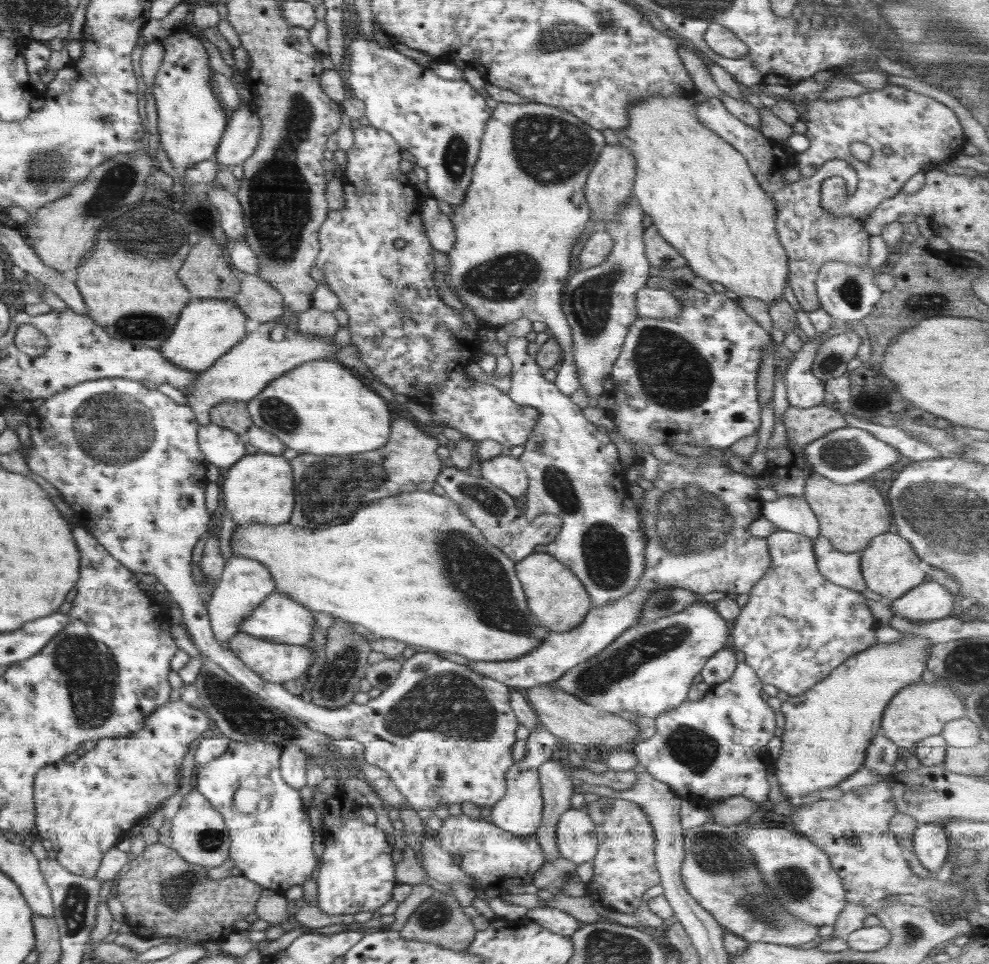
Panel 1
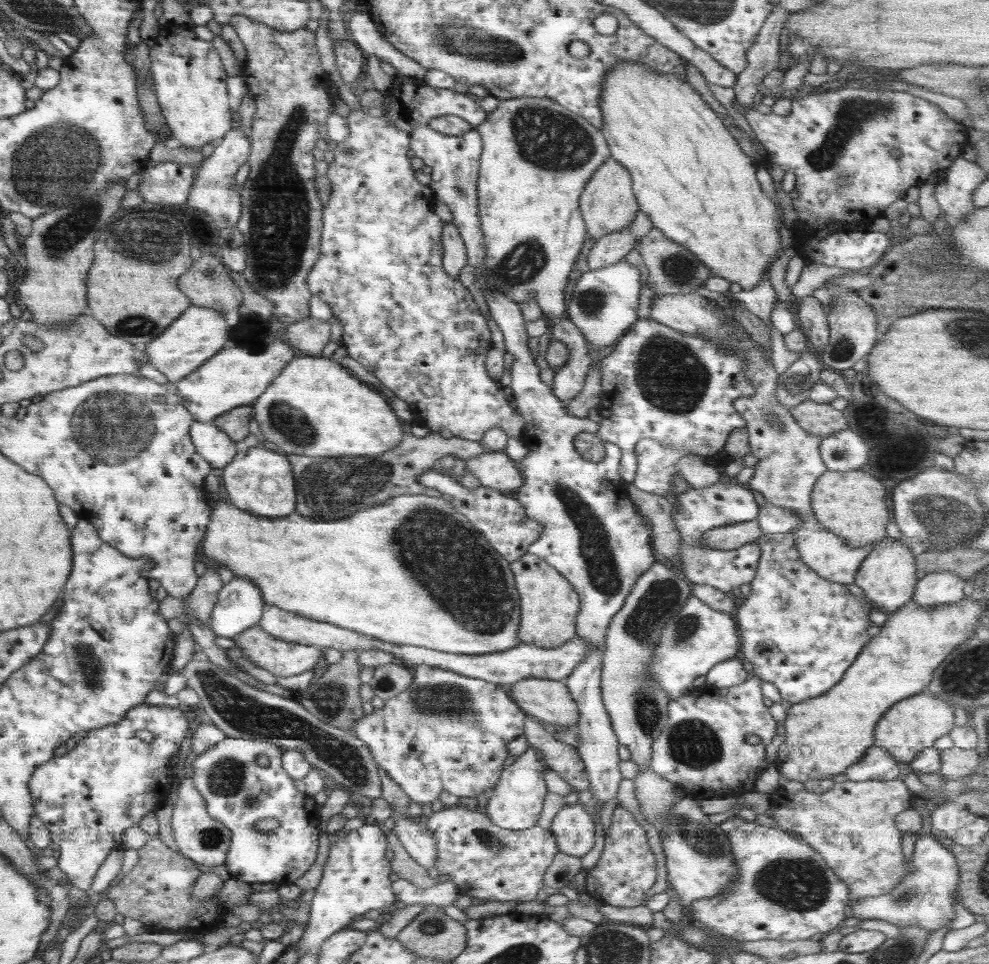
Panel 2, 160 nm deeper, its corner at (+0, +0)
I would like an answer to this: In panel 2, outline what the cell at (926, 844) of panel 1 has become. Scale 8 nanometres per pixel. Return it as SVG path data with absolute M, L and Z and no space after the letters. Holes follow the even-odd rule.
M918 835L911 856L912 870L908 870L898 884L877 897L858 897L848 906L847 916L863 920L885 920L899 928L919 927L932 933L950 925L955 918L954 903L960 887L956 857L941 845L935 836Z

